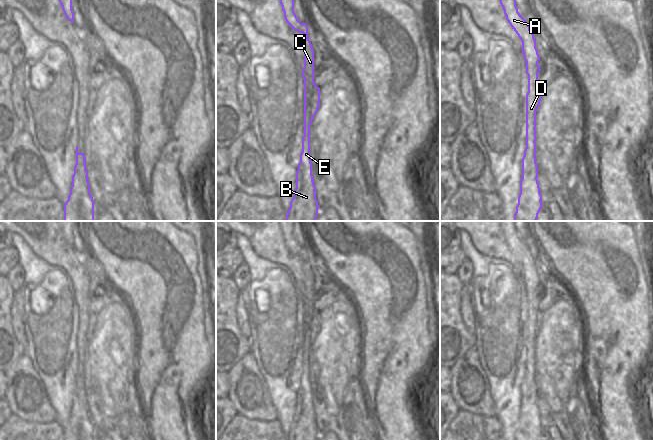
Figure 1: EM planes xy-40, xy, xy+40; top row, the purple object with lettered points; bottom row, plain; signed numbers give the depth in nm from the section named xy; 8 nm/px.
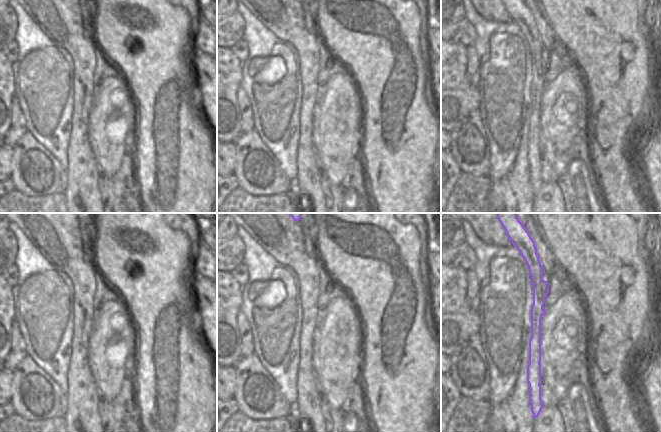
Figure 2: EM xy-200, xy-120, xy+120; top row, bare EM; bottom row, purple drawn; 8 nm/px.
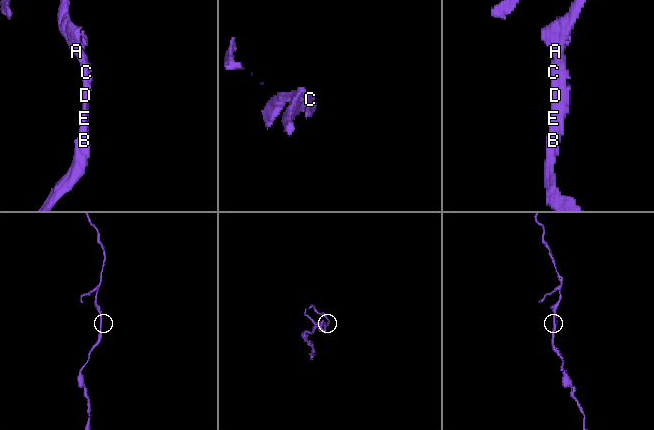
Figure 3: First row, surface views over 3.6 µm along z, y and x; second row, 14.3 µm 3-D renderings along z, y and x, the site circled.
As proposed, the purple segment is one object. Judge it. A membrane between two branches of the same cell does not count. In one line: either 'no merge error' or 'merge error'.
no merge error

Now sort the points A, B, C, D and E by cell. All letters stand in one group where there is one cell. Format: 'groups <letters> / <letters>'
groups A B C D E

